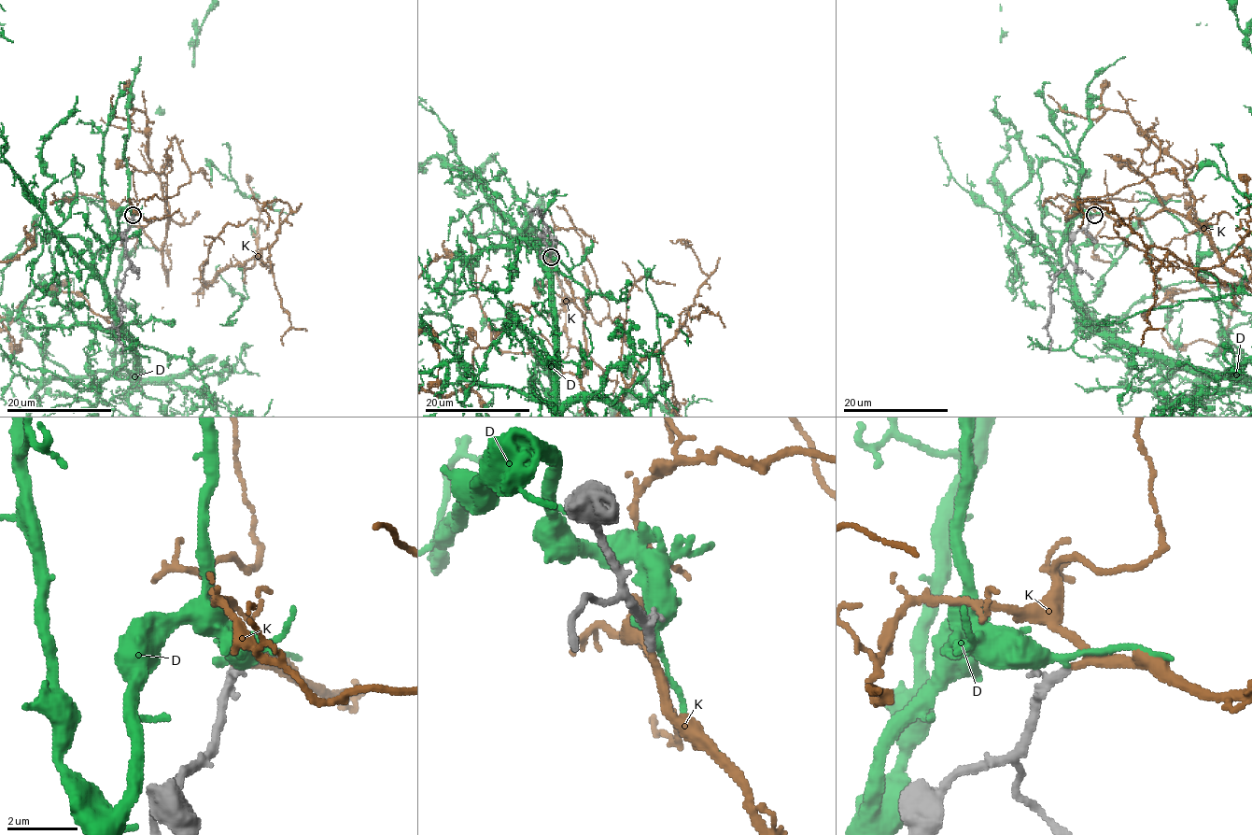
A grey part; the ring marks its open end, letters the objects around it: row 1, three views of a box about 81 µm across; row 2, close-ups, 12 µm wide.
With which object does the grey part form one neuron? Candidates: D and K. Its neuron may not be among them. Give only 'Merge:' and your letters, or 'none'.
Merge: K

